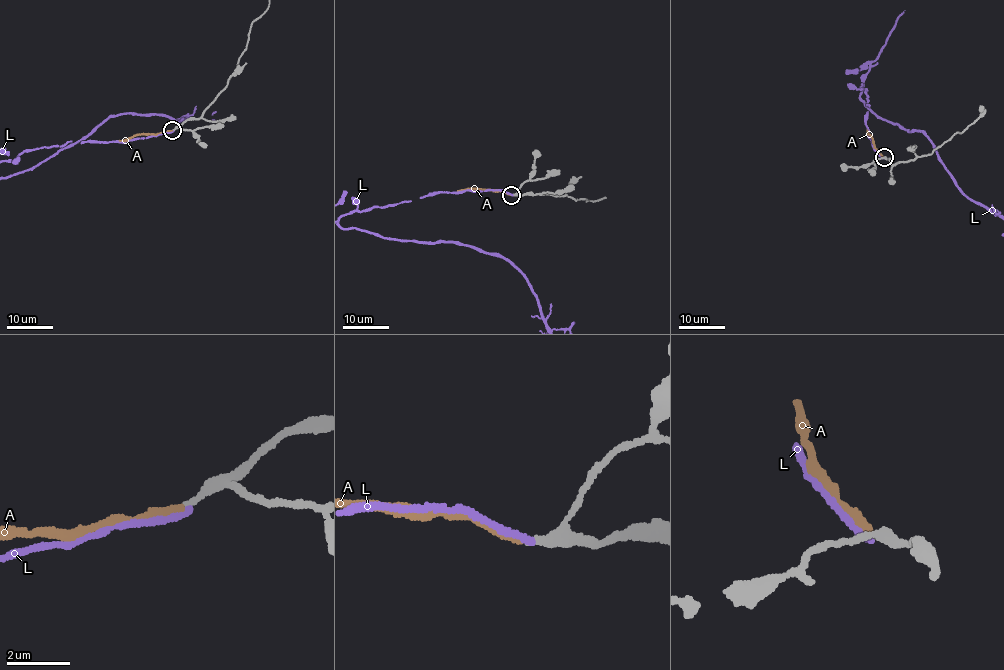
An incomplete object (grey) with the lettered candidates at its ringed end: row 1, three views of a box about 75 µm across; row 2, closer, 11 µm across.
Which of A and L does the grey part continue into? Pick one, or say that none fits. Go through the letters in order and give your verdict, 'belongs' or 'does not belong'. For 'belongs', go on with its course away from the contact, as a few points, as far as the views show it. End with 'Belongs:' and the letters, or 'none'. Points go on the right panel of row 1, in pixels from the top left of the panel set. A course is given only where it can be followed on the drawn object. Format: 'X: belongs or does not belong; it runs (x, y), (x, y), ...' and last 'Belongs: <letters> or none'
A: belongs; it runs (883, 157), (866, 130)
L: does not belong
Belongs: A

